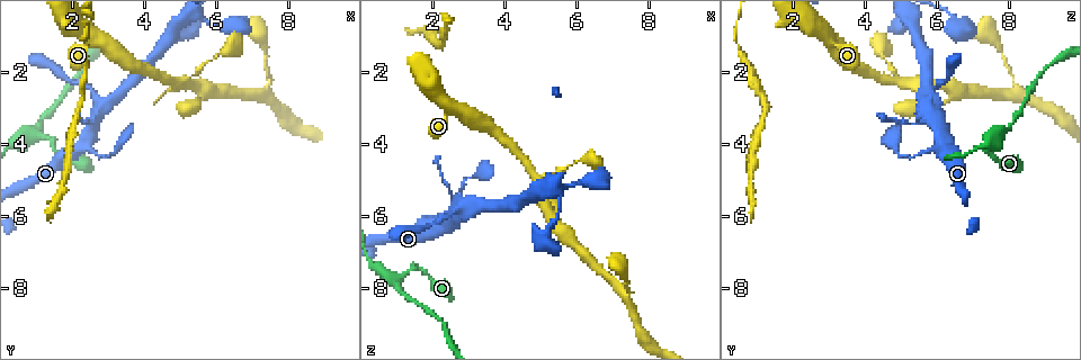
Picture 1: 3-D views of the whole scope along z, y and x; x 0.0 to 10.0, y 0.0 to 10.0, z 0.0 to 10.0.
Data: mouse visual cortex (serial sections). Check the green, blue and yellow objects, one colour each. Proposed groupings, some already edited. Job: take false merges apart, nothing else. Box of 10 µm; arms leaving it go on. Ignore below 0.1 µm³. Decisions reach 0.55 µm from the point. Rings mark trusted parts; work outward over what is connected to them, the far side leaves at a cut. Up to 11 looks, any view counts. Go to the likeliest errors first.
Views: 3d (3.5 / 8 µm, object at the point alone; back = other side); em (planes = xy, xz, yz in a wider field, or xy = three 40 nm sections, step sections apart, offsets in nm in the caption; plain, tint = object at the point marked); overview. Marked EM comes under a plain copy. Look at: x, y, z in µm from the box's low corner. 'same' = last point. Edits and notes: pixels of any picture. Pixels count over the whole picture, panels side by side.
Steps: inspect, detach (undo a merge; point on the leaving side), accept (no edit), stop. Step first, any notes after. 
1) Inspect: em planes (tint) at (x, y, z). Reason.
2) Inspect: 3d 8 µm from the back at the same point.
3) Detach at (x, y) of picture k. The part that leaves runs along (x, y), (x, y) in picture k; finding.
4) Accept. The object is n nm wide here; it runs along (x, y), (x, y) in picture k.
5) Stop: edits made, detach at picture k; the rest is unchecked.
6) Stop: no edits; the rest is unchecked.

Inspect: 3d 3.5 µm at (1.05, 3.75, 7.75). Side arm on a straight run.

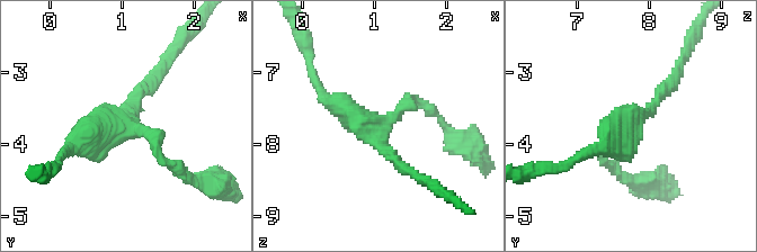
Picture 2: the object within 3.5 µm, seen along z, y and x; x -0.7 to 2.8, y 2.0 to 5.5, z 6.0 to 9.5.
Inspect: em xy step 2 (tint) at (1.00, 3.70, 7.70). 3 arms meet here; the arms are 150, 200, 250 nm wide.

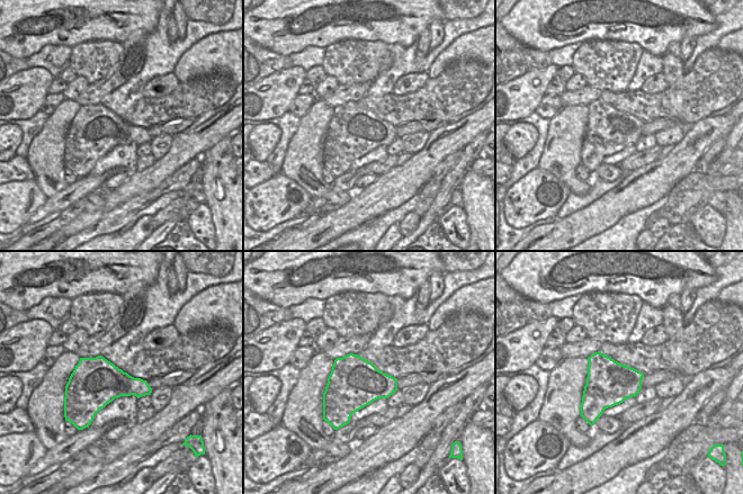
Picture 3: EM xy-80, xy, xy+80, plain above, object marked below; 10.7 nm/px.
Accept. It runs along (609, 164), (606, 141), (673, 79) in picture 2; one cell here.

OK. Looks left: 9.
Inspect: 3d 3.5 µm at (2.30, 0.80, 2.80).

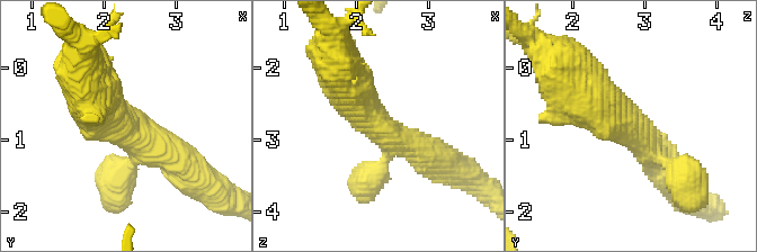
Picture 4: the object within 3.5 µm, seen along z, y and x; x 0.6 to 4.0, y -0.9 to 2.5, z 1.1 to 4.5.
Inspect: em xy step 5 (tint) at (2.25, 0.75, 2.80). 3 arms meet here; the arms are 200, 450, 600 nm wide; need the tissue.

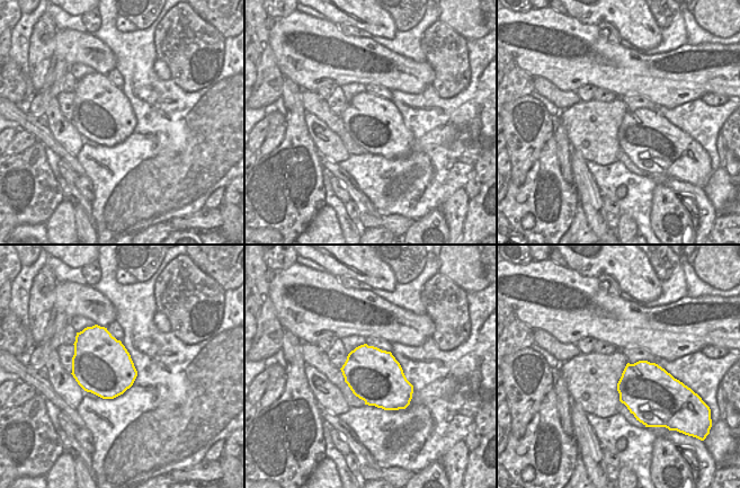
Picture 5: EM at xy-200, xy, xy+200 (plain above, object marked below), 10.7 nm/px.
Accept. It runs along (673, 167), (606, 108), (577, 97) in picture 4; all the same cell.

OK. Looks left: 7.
Inspect: 3d 3.5 µm at (4.90, 2.30, 5.00). Branch point.

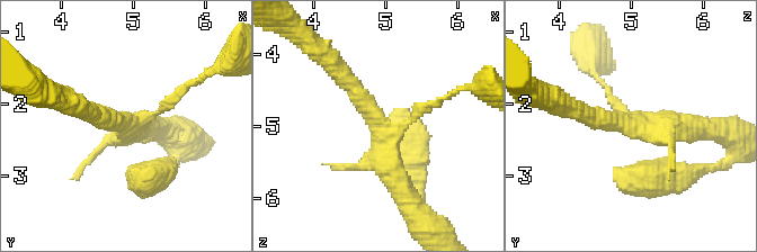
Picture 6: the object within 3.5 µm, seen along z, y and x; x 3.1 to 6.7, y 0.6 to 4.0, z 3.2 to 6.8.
Inspect: em xy step 1 (tint) at (4.95, 2.25, 5.05). Need the tissue.

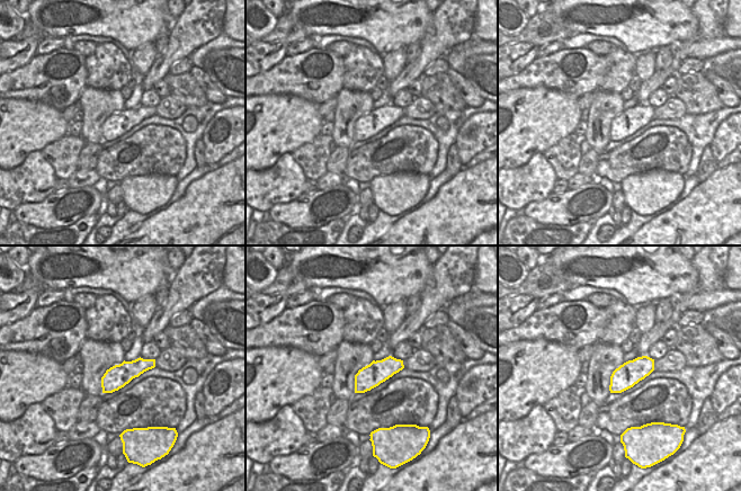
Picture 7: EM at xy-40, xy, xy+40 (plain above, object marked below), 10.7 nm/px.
Inspect: em xy step 3 (tint) at the same point. Another direction.

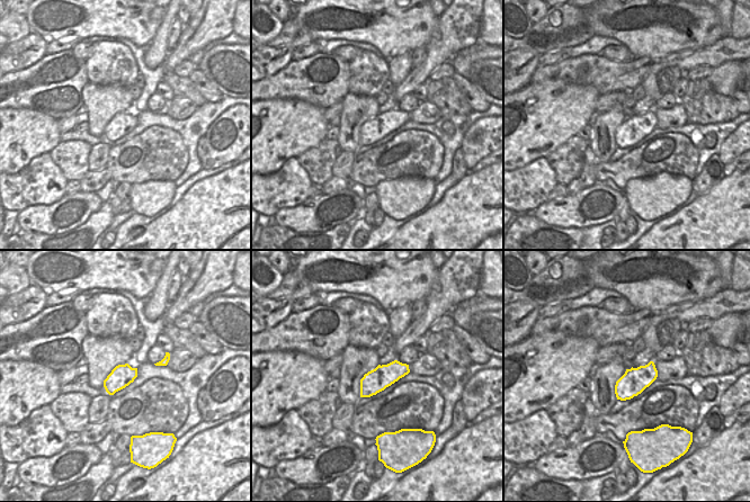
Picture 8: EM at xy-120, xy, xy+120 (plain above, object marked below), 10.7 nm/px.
Accept. It runs along (341, 75), (407, 199) in picture 6; one cell here.

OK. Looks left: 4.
Inspect: 3d 3.5 µm at (7.25, 2.60, 8.10). Narrows sharply.

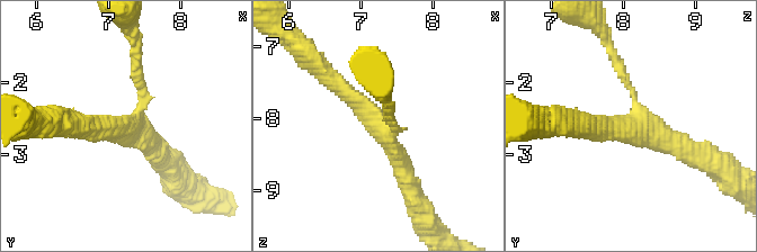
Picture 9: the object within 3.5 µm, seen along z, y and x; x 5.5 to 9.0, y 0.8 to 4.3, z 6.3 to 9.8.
Inspect: em planes (tint) at (7.25, 2.65, 8.10). Shape alone is not enough.

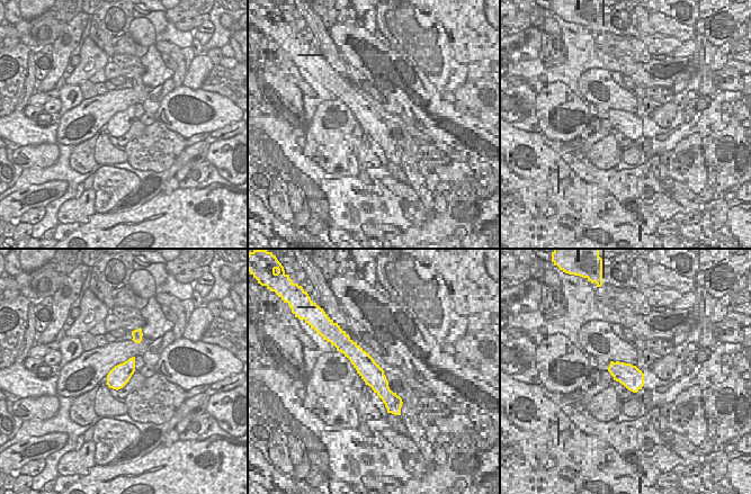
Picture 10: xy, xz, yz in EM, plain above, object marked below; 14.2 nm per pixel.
Inspect: em xy step 3 (tint) at the same point.

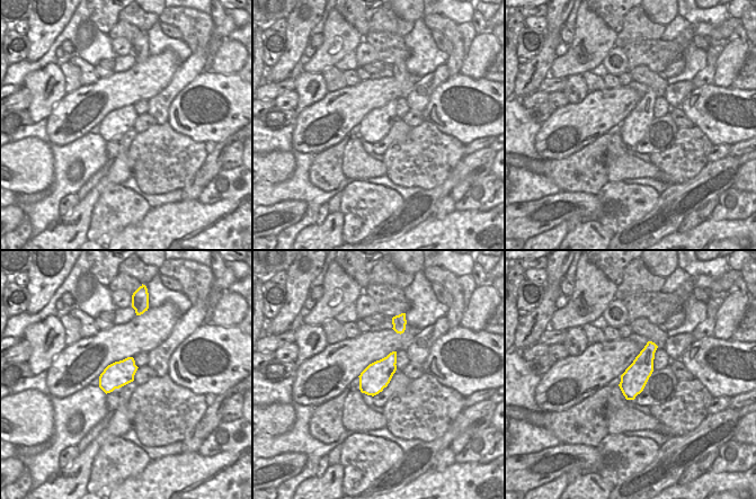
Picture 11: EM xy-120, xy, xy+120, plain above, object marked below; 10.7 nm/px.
Accept. The arms are 100, 250, 300 nm wide; it runs along (324, 73), (380, 126), (407, 186) in picture 9; all the same cell.

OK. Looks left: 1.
Stop: no edits; the rest is unchecked.

